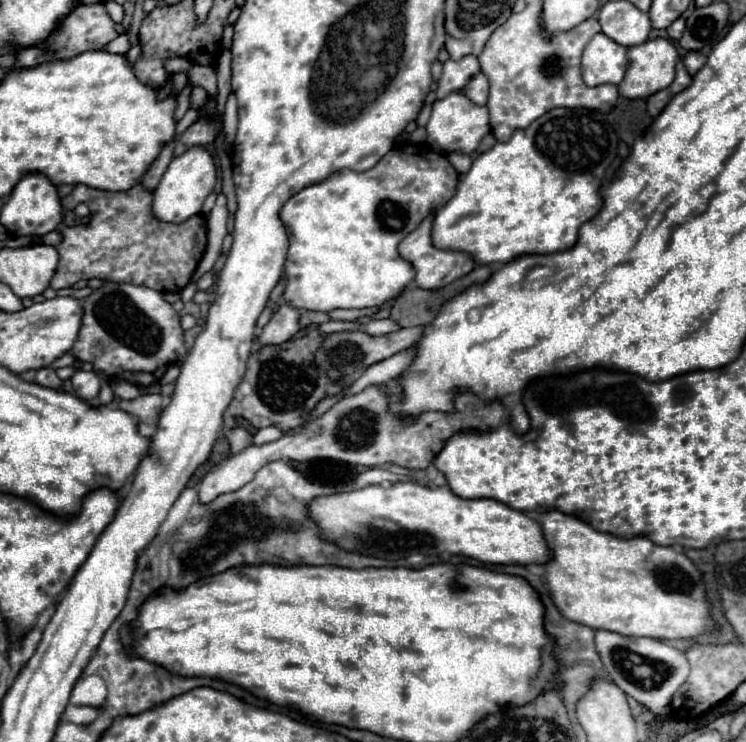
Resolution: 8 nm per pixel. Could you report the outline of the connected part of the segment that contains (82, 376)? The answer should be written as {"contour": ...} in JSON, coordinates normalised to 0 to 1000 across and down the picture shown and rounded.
{"contour":[[[102,499],[102,504],[97,507],[97,520],[102,526],[102,534],[107,534],[110,539],[123,539],[134,528],[134,509],[126,501]]]}

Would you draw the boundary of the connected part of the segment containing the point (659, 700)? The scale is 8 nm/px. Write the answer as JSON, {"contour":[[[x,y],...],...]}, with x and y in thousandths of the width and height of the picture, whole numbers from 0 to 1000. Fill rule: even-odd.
{"contour":[[[812,849],[799,852],[799,871],[807,884],[807,895],[834,933],[885,968],[901,962],[901,938],[925,908],[925,895],[914,876],[877,860],[847,860]]]}

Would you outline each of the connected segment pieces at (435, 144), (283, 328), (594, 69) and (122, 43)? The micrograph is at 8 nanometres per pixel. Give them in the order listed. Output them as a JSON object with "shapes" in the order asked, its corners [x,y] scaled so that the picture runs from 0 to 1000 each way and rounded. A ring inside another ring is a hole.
{"shapes":[[[[603,127],[595,135],[584,135],[579,143],[579,156],[571,167],[571,191],[590,208],[619,205],[630,208],[641,199],[643,189],[657,178],[654,170],[654,148],[651,143],[635,143],[622,127]]],[[[378,410],[370,423],[365,426],[365,431],[346,445],[346,458],[351,466],[359,466],[359,464],[381,464],[386,461],[399,445],[399,429],[402,429],[402,418],[386,412],[386,410]]],[[[802,43],[780,73],[780,105],[788,116],[828,113],[839,97],[839,65]]],[[[161,46],[155,54],[150,54],[145,62],[142,62],[145,70],[150,73],[169,73],[174,67],[174,54],[172,54],[172,46]]]]}

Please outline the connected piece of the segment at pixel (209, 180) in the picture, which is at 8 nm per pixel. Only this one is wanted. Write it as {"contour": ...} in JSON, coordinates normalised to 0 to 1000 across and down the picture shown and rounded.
{"contour":[[[255,199],[244,210],[233,210],[225,229],[220,232],[212,253],[206,256],[206,272],[204,272],[204,286],[214,299],[231,299],[231,302],[244,302],[255,291],[268,288],[271,272],[276,264],[287,256],[290,248],[290,224],[279,202],[273,199]]]}

